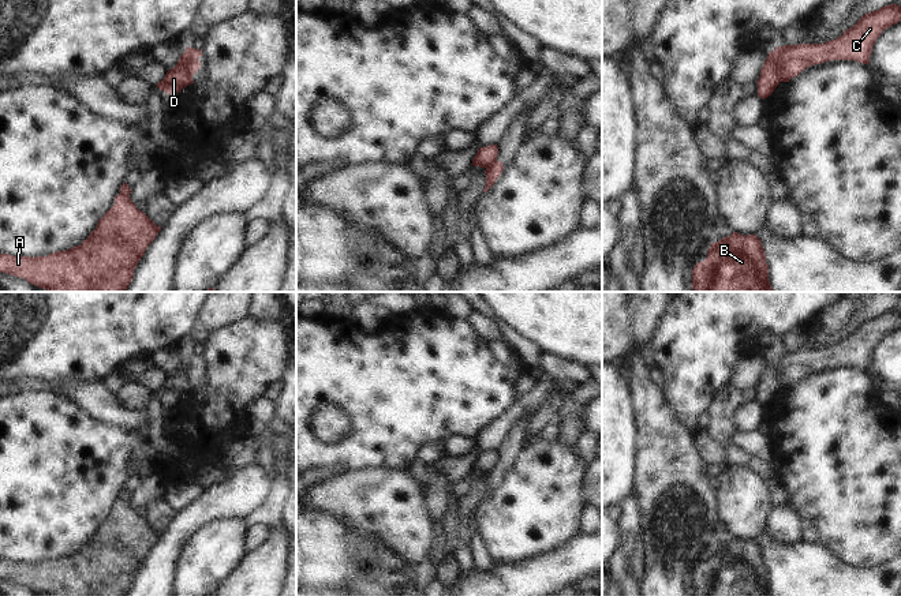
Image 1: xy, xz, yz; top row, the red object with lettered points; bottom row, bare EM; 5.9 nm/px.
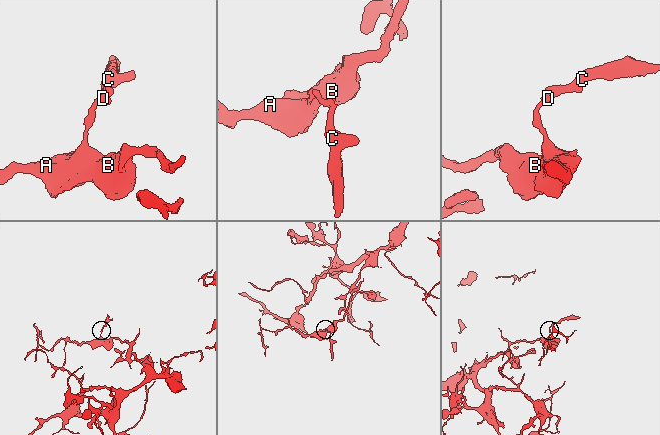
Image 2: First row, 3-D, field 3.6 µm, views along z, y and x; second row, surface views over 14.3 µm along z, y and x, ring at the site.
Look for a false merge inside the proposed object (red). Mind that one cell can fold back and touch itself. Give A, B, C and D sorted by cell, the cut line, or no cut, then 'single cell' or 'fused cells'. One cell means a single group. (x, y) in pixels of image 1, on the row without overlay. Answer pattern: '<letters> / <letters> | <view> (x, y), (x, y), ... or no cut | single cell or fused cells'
A B D / C | yz (774, 356), (777, 360), (777, 381), (781, 386) | fused cells

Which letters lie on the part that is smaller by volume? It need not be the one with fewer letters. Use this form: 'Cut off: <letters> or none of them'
Cut off: C.

